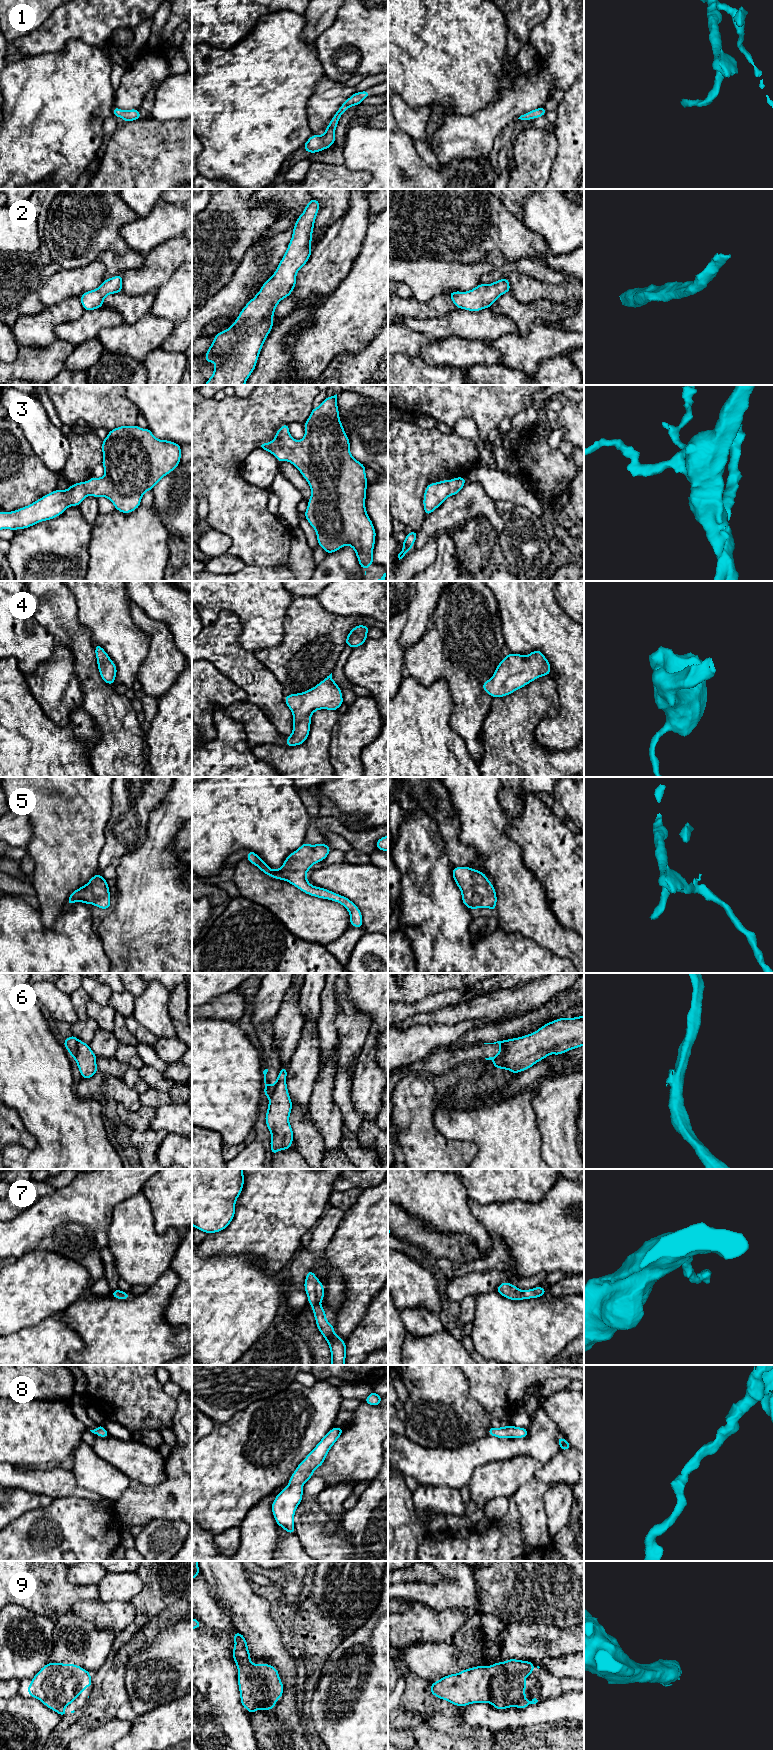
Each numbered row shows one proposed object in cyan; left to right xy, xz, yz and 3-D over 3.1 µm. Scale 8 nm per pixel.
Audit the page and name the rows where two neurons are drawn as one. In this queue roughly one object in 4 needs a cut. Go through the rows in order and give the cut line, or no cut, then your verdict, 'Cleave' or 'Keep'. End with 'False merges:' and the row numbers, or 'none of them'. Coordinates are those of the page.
1: No split. Keep
2: No split. Keep
3: No split. Keep
4: No split. Keep
5: No split. Keep
6: Split along yz (510, 1039), (505, 1042), (505, 1049), (493, 1059). Cleave
7: No split. Keep
8: No split. Keep
9: No split. Keep
False merges: 6

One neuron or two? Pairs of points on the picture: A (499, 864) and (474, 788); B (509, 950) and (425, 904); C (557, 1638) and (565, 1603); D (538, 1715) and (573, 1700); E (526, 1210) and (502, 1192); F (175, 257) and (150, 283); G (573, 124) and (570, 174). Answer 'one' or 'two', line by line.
A: one
B: one
C: two
D: one
E: two
F: one
G: one

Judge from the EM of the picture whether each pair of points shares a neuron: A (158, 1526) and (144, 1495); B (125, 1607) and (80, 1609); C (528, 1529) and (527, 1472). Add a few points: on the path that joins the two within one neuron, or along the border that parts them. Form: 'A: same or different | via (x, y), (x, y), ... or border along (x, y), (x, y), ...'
A: different | border along (179, 1520), (152, 1519), (144, 1526)
B: same | via (114, 1610), (91, 1610)
C: different | border along (533, 1476), (510, 1497)

